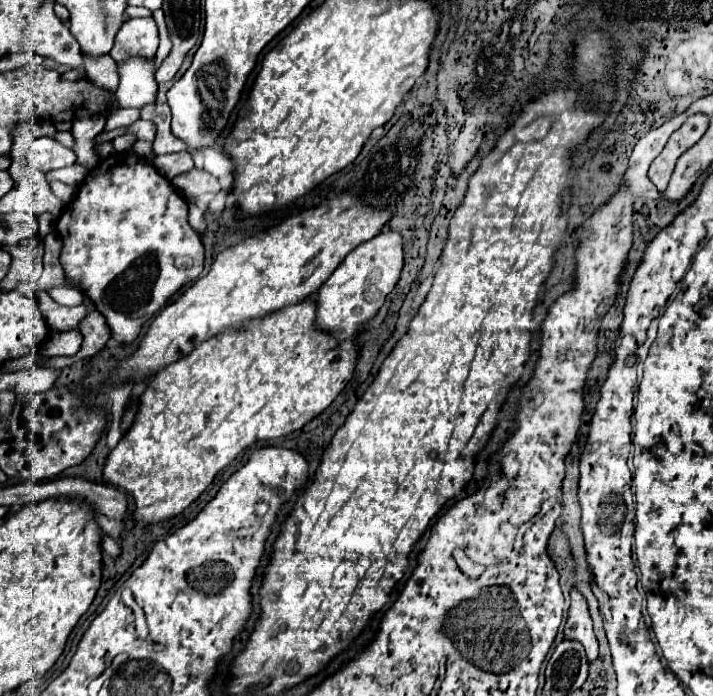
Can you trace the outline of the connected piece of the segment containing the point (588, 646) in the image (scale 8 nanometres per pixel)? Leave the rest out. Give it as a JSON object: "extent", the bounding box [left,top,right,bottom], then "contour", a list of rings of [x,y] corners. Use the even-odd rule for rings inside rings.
{"extent":[564,588,598,662],"contour":[[[572,588],[570,600],[572,600],[572,604],[570,604],[568,620],[564,626],[564,636],[582,642],[586,656],[588,656],[588,662],[592,662],[598,658],[598,640],[596,640],[596,634],[592,628],[592,618],[588,612],[586,598],[580,594],[580,590]]]}

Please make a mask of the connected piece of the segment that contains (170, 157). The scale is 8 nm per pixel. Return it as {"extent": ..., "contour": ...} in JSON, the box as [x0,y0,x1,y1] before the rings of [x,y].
{"extent":[154,152,194,180],"contour":[[[176,152],[176,154],[166,154],[166,156],[158,156],[154,166],[158,168],[158,172],[172,180],[180,174],[186,174],[194,168],[194,162],[192,162],[192,156],[188,152]]]}

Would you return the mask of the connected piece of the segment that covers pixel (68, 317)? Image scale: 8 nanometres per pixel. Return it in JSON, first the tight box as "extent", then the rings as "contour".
{"extent":[38,290,90,332],"contour":[[[38,290],[38,302],[40,302],[40,310],[48,322],[48,326],[56,332],[70,332],[76,330],[78,324],[82,322],[82,318],[90,312],[90,306],[80,304],[74,308],[66,308],[56,304],[46,290]]]}

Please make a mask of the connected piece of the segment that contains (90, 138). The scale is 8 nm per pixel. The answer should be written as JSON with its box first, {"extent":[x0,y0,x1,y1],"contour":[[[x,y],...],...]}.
{"extent":[70,116,106,168],"contour":[[[92,116],[92,118],[82,118],[72,124],[70,134],[74,136],[74,148],[72,152],[76,154],[78,162],[86,168],[92,168],[98,158],[94,154],[94,138],[104,130],[106,118],[102,116]]]}

